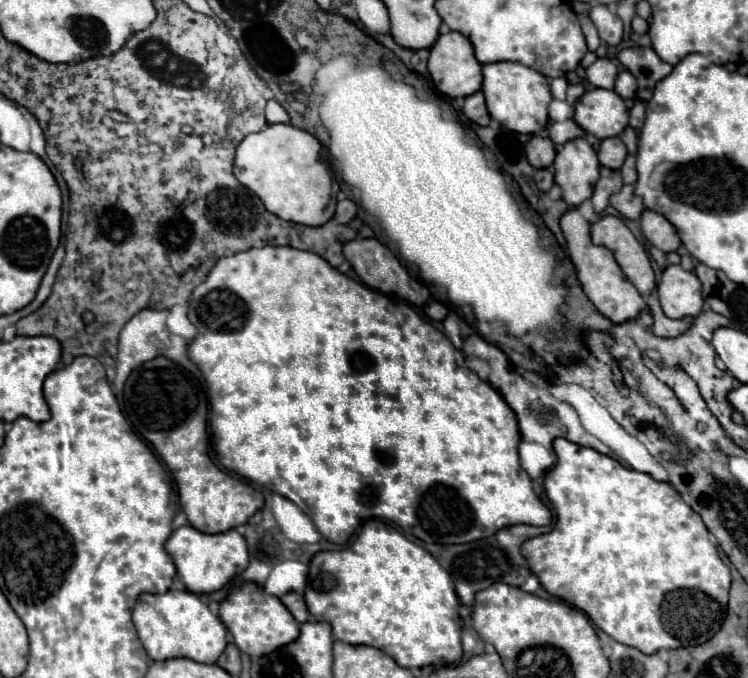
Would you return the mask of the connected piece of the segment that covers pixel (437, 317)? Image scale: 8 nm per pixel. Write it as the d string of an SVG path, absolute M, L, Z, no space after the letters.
M430 301L430 303L426 303L424 313L426 313L432 321L444 321L446 315L450 313L450 307L444 305L444 303L438 303L438 301Z

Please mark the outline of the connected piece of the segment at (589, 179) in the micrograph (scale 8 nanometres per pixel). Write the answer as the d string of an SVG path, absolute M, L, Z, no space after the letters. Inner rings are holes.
M582 137L560 147L554 159L554 183L562 189L562 199L570 207L578 207L592 197L598 177L598 155Z

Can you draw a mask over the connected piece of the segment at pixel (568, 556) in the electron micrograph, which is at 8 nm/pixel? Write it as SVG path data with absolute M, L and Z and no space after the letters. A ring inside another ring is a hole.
M554 439L554 451L556 451L558 461L552 469L546 471L544 489L546 489L550 503L556 509L556 525L550 533L526 539L522 545L522 555L526 557L532 573L540 579L542 587L550 595L560 597L560 599L568 601L570 605L578 607L580 611L584 611L606 635L610 635L618 643L636 647L646 655L656 653L658 649L678 649L678 647L700 645L700 643L708 641L722 625L726 605L728 605L728 589L730 589L732 575L730 575L728 565L722 563L718 549L710 537L710 531L704 527L700 515L696 515L696 511L692 511L692 507L680 499L680 495L676 493L676 489L670 483L660 483L660 481L652 479L648 473L628 469L622 463L618 463L616 459L612 459L608 455L600 455L598 451L592 451L590 447L580 447L576 443L568 443L568 439Z

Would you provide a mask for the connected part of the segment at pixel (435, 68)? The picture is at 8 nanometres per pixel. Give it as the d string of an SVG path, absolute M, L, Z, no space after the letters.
M448 31L434 41L428 57L428 73L436 89L448 97L468 97L482 87L482 65L474 57L472 43L458 31Z

